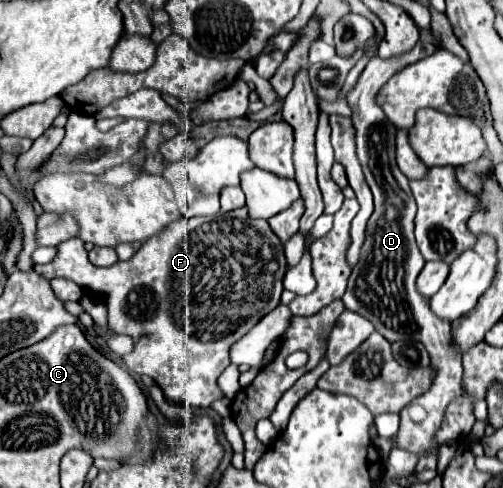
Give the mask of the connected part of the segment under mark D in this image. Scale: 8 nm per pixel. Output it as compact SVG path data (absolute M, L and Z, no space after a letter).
M417 42L413 50L393 56L389 60L379 60L379 56L371 58L363 74L359 76L357 86L349 92L347 100L353 108L353 126L357 130L357 156L363 166L363 174L367 178L367 184L375 196L375 212L371 214L367 222L367 232L365 232L365 242L361 246L361 256L357 264L351 270L349 276L349 286L345 296L341 298L345 308L351 312L361 314L367 318L379 334L383 334L389 342L405 340L405 334L409 338L419 340L431 358L433 366L433 382L429 392L419 396L417 400L411 400L403 410L401 410L401 428L395 438L395 444L421 454L417 472L421 470L435 470L437 468L437 448L439 444L435 442L435 432L445 416L445 406L455 398L463 395L461 388L461 376L463 376L463 366L461 366L461 354L453 346L453 336L451 336L451 324L437 320L433 312L429 312L429 300L423 298L417 288L415 280L425 264L413 236L413 218L417 212L415 198L409 188L409 180L405 174L399 172L395 164L395 136L397 128L387 120L383 110L375 104L375 94L379 92L381 86L387 84L387 80L403 70L405 66L427 58L429 54L435 52L435 46L431 42Z

